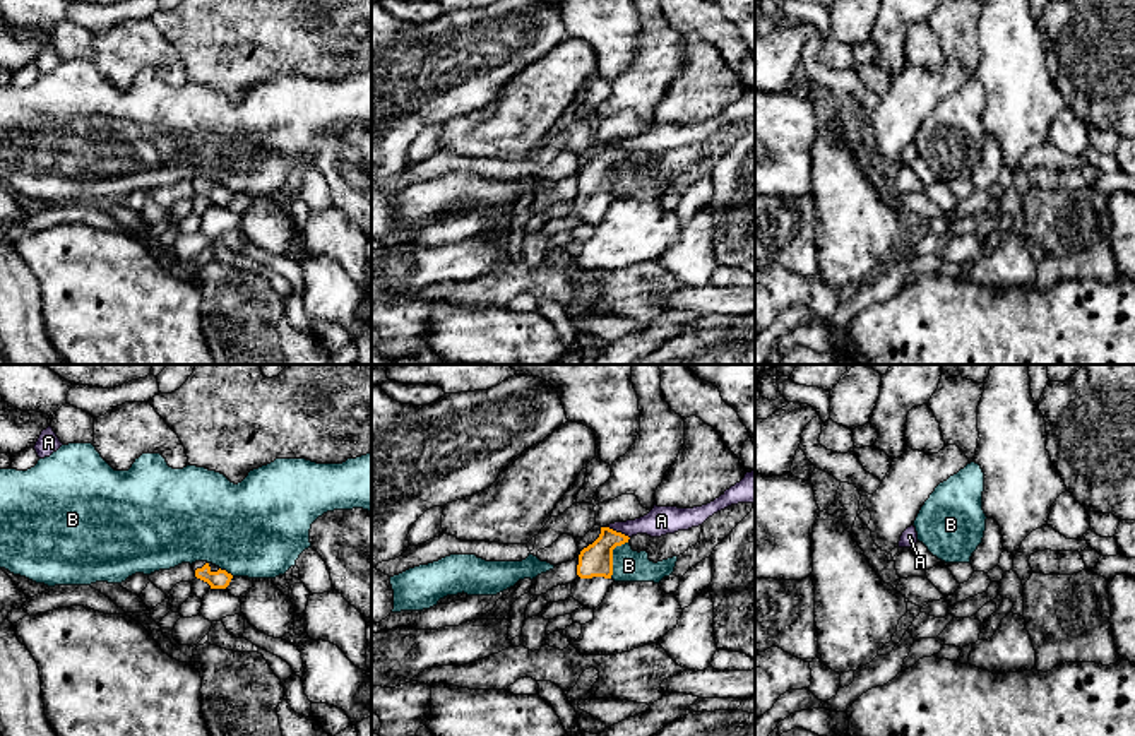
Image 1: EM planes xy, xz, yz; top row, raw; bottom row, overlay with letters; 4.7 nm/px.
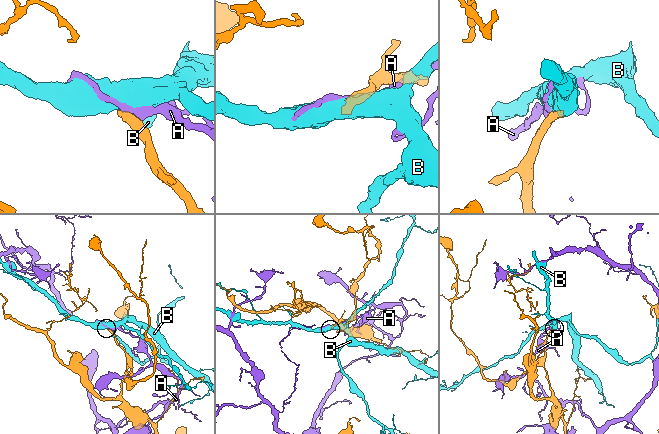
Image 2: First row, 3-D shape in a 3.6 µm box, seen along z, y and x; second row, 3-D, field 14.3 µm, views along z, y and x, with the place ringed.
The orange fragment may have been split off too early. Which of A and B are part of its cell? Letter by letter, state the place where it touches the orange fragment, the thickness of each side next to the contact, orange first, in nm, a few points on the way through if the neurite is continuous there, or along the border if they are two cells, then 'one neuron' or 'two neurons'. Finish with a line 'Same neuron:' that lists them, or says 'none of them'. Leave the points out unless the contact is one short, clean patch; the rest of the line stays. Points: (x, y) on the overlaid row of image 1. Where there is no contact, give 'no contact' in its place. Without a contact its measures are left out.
A: meets orange in xz at (618, 533); 160 nm thick on the orange side, 140 nm on the other; two neurons
B: meets orange in xz at (612, 557); 160 nm thick on the orange side, 150 nm on the other; border along xz (627, 541), (613, 550), (613, 574), (610, 577); two neurons
Same neuron: none of them

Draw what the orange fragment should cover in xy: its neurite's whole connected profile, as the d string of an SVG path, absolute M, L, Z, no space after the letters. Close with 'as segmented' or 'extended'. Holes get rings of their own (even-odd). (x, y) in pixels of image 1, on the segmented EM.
M207 561L192 563L195 577L207 582L211 589L226 589L233 579L231 573Z; extended

